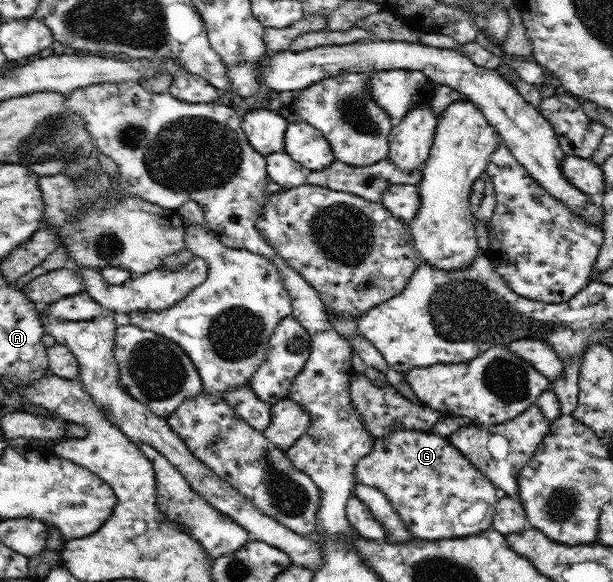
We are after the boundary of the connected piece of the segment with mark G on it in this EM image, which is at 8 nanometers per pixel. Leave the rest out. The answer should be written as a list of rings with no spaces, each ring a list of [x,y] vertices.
[[[393,426],[386,436],[376,437],[373,443],[369,455],[359,459],[359,463],[355,465],[355,478],[385,494],[414,539],[437,541],[464,538],[490,529],[496,512],[497,488],[449,441],[449,436],[442,437],[433,431]]]

